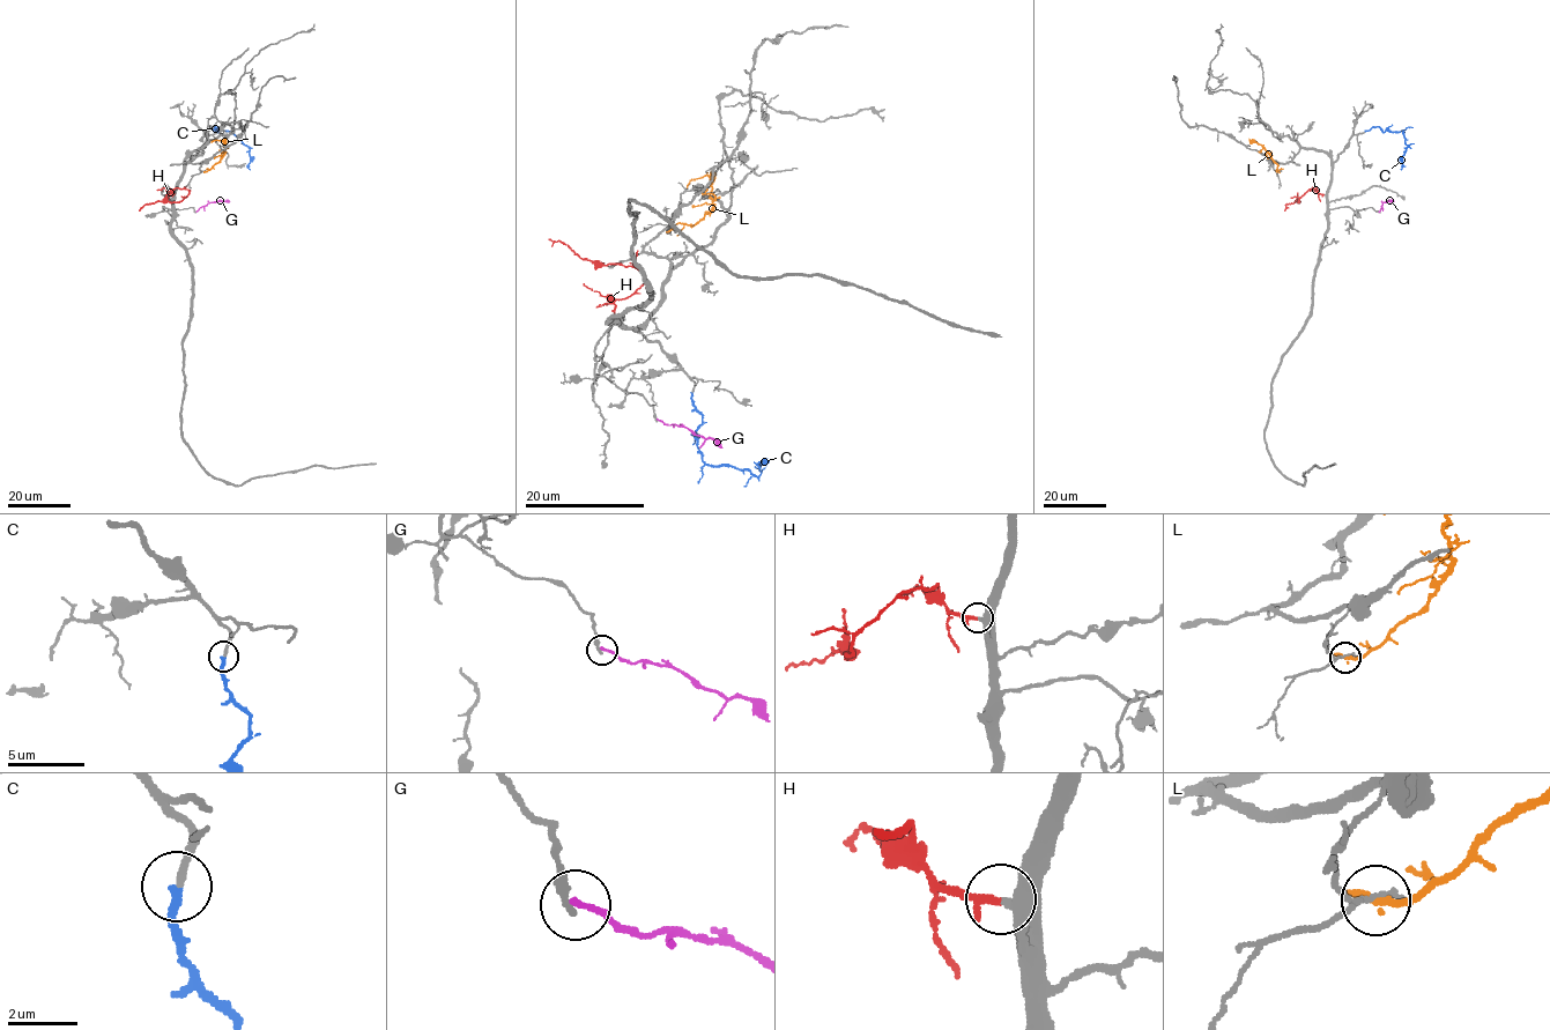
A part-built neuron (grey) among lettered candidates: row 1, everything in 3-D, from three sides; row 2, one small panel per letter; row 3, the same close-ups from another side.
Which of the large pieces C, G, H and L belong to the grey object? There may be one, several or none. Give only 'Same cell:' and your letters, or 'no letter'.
Same cell: C, H

